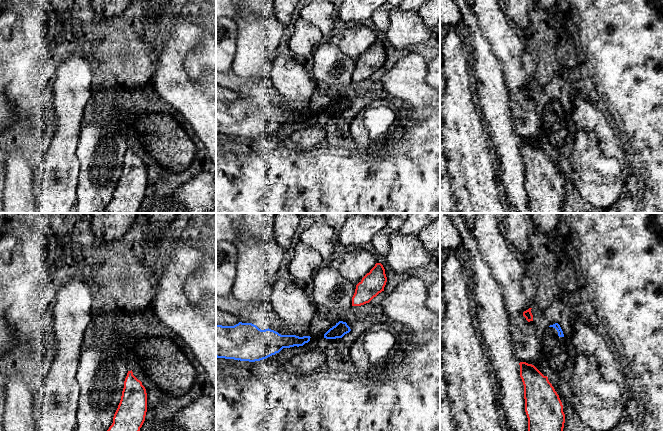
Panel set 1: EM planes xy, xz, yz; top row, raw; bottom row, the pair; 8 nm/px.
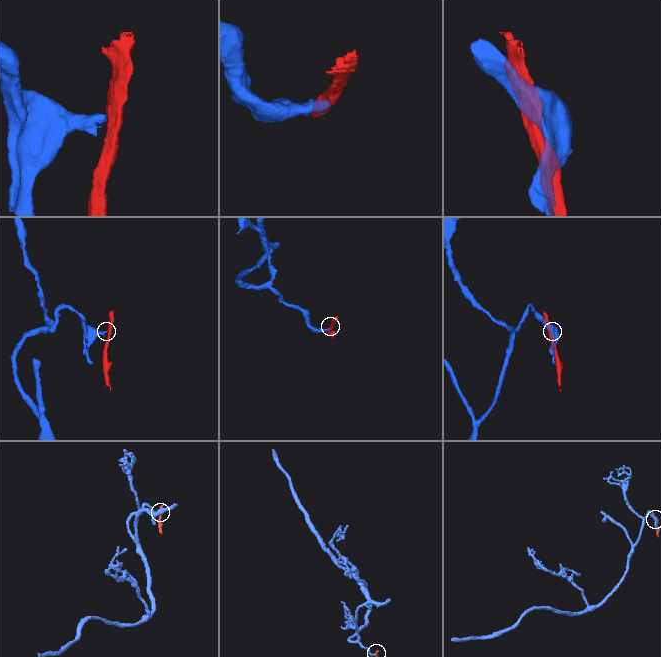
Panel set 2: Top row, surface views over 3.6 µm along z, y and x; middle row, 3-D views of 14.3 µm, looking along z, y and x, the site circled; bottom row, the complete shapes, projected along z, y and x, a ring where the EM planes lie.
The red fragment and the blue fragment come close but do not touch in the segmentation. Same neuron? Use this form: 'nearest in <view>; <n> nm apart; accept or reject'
nearest in yz; 140 nm apart; reject

